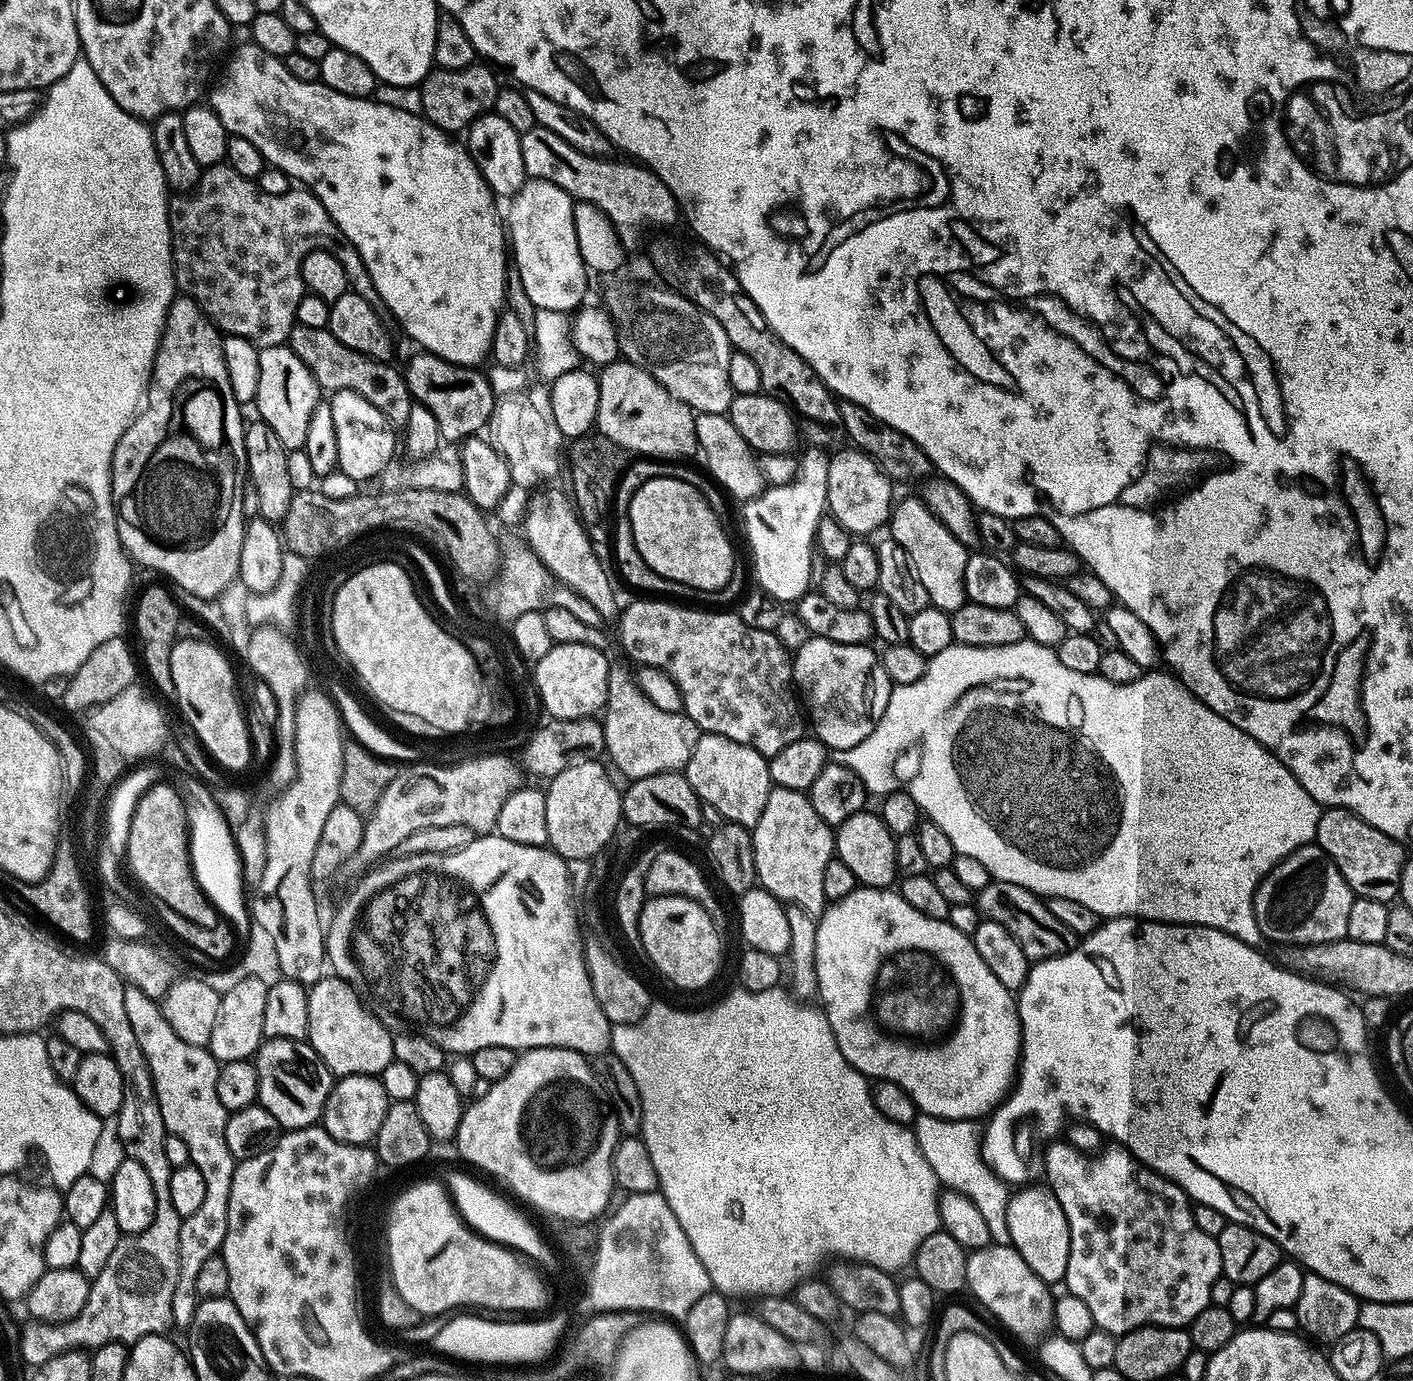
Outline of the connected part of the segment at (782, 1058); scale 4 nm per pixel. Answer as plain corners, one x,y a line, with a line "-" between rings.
777,986
761,992
735,990
713,1008
704,1008
701,1012
683,1012
680,1008
654,1002
641,1020
615,1025
612,1030
610,1051
620,1059
622,1066
626,1066
626,1070
630,1070
630,1078
634,1078
634,1086
638,1086
642,1102
640,1130
646,1150
650,1150
650,1162
654,1162
654,1170
658,1174
658,1191
666,1198
670,1210
674,1210
678,1226
686,1230
686,1238
690,1238
690,1246
694,1246
698,1262
702,1262
702,1266
706,1266
706,1274
710,1274
713,1289
729,1298
763,1298
787,1293
811,1273
808,1271
823,1256
831,1252
837,1252
837,1257
869,1264
892,1274
903,1264
911,1265
918,1246
922,1246
930,1234
941,1231
938,1181
934,1170
930,1170
930,1162
922,1158
915,1131
878,1114
872,1101
869,1077
846,1062
842,1050
838,1050
827,1016
819,1007
799,1007
782,989

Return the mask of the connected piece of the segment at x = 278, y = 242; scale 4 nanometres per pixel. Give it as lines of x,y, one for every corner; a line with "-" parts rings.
221,162
218,164
213,164
211,166
205,167
203,171
200,173
200,179
197,180
195,186
190,189
187,195
184,194
176,194
169,199
168,202
168,221
170,222
170,226
172,227
172,270
176,273
176,287
179,289
183,295
188,296
189,299
193,300
197,306
200,307
201,311
204,312
205,316
208,317
209,320
212,321
213,324
216,325
217,329
221,333
237,336
238,338
242,338
246,342
250,344
255,344
257,349
262,348
273,348
276,344
284,344
287,341
288,336
291,334
293,325
290,323
290,300
288,304
288,288
292,288
295,284
298,284
300,280
300,261
303,260
304,255
309,252
310,244
308,244
308,240
304,236
300,236
300,232
332,232
334,225
332,219
326,214
326,210
322,207
321,204
318,203
315,196
312,195
311,192
307,190
299,190
300,192
296,192
296,190
290,190
286,194
266,194
265,192
260,191
259,187
249,177
247,176
239,176
231,166
228,165
227,162

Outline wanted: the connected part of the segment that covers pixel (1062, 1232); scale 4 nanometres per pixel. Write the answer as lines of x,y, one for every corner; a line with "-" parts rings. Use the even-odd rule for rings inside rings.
1026,1186
1009,1195
1006,1222
1010,1226
1011,1245
1020,1251
1026,1266
1030,1266
1045,1284
1055,1286
1066,1274
1066,1262
1070,1258
1070,1226
1056,1195
1047,1187
1036,1187
1040,1186

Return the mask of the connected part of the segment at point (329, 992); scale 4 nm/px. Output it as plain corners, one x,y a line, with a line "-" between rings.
325,974
317,984
308,988
310,1030
307,1043
311,1044
318,1058
332,1071
333,1077
379,1077
392,1058
393,1033
377,1013
371,1011
359,994
346,981
335,974

